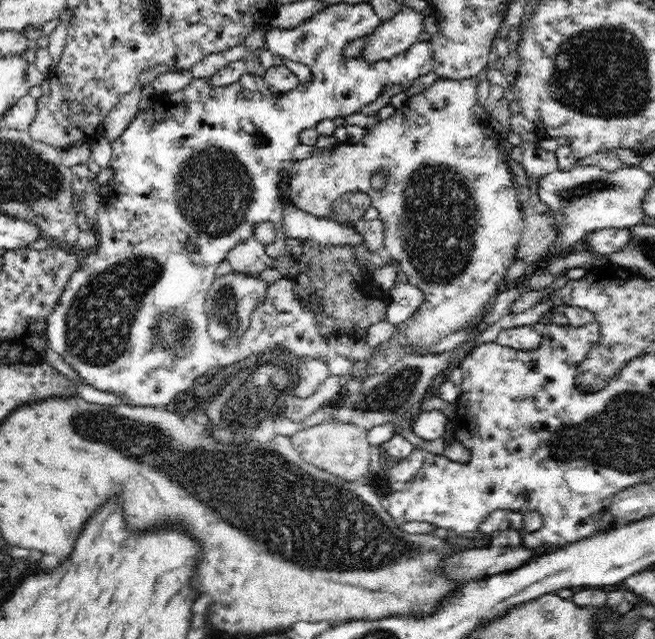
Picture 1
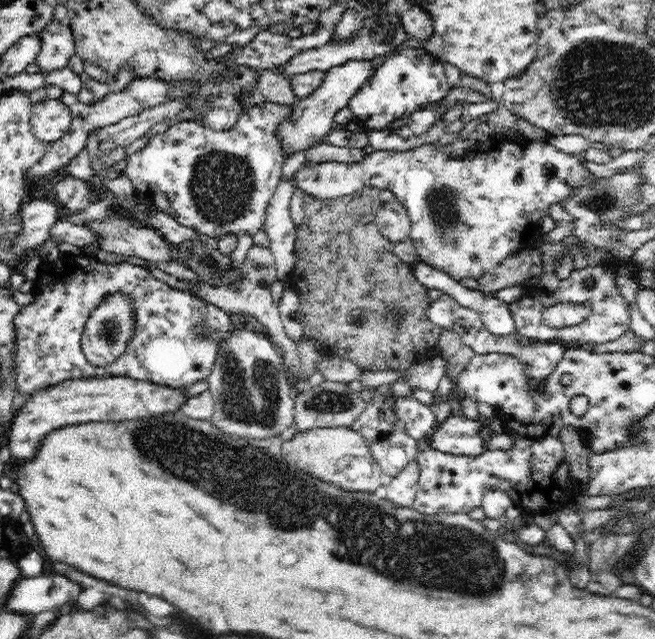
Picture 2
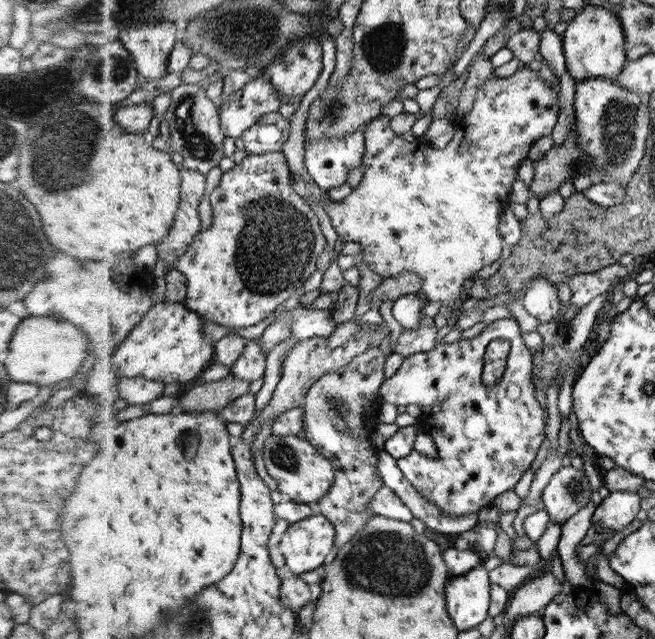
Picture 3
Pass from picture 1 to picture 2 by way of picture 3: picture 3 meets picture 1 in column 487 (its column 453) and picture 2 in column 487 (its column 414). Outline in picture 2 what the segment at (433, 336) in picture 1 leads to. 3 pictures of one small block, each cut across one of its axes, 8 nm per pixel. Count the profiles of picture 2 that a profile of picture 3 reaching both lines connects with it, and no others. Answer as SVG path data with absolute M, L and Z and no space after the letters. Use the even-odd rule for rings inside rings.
M522 140L519 144L502 144L490 152L473 152L472 149L460 158L449 158L444 152L445 147L440 145L439 141L429 144L420 144L420 146L409 148L406 152L400 151L375 151L372 154L368 154L362 162L322 162L311 163L306 162L304 166L294 173L291 183L300 188L304 192L306 197L320 198L323 201L332 200L334 198L340 198L348 196L349 194L358 192L363 187L374 187L378 189L390 190L400 204L408 211L408 216L411 220L409 236L412 238L412 244L416 249L418 258L423 263L429 264L438 270L443 270L446 274L449 274L454 280L460 282L460 280L466 280L466 278L474 278L478 280L486 272L490 272L493 268L496 268L504 259L508 259L513 254L520 252L524 249L532 250L532 246L536 244L536 240L540 238L540 224L542 218L548 214L549 206L551 204L562 204L566 199L569 199L570 192L576 192L581 190L581 186L584 183L596 183L597 179L593 176L590 169L586 169L583 163L586 162L586 152L580 154L568 154L557 149L554 145L548 143L546 140L532 141Z

